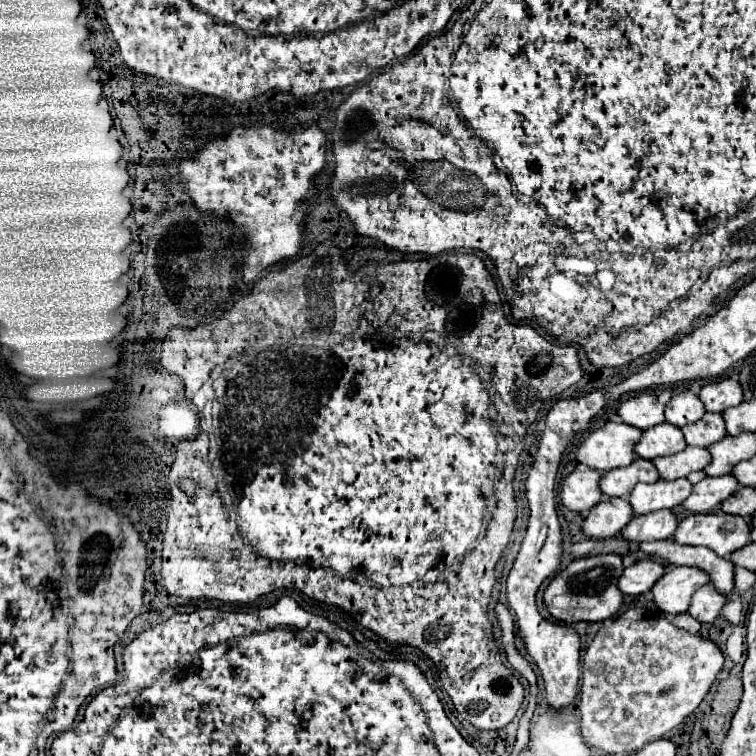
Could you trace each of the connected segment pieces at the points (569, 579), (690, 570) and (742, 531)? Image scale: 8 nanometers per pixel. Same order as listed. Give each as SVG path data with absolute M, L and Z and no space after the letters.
M617 554L607 556L583 556L573 560L563 572L559 572L545 588L543 602L551 616L563 622L599 622L617 614L623 602L623 594L617 588L619 576L623 574L623 558Z
M675 566L651 588L651 592L655 596L655 604L665 614L675 616L687 612L695 590L699 590L707 582L709 578L707 574L703 574L703 570L697 570L693 566Z
M689 514L679 522L675 542L689 546L707 546L727 558L751 542L751 526L743 516L727 514Z

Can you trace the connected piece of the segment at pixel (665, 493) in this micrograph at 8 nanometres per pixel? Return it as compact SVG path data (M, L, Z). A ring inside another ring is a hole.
M687 478L657 480L653 484L637 484L629 494L629 504L635 514L649 514L661 508L675 508L683 504L691 494L693 484Z

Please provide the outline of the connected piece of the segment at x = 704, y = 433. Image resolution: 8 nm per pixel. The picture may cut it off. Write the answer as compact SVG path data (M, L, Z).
M705 414L701 420L697 420L695 424L683 426L681 430L685 434L685 442L689 446L699 446L699 448L709 448L711 444L727 436L725 420L721 414Z

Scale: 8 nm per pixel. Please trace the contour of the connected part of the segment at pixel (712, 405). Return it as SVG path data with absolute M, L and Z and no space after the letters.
M727 378L703 386L699 398L703 400L707 412L725 412L727 408L743 402L743 388L737 380Z

